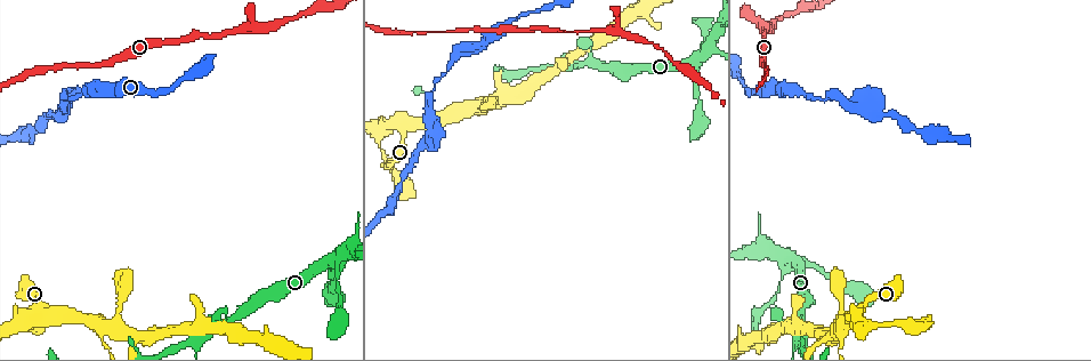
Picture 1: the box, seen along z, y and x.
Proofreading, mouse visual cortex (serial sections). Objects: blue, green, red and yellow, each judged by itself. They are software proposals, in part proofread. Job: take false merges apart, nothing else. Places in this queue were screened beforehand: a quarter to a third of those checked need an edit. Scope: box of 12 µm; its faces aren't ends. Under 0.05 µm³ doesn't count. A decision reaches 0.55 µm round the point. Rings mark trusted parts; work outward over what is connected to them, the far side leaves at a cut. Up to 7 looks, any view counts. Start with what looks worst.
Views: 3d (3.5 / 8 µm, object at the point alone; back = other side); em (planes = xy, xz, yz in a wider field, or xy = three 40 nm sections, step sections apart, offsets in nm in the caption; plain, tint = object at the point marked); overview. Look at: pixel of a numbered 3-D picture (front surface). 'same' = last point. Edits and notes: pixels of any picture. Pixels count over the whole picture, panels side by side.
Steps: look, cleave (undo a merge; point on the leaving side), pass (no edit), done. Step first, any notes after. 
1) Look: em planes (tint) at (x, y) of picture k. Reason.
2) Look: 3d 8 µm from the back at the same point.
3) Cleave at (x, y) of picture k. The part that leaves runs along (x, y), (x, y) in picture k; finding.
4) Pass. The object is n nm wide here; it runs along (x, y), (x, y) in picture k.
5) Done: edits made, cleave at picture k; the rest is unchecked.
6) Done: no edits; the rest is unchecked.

Look: 3d 8 µm at (871, 108) of picture 1. Abrupt turn.

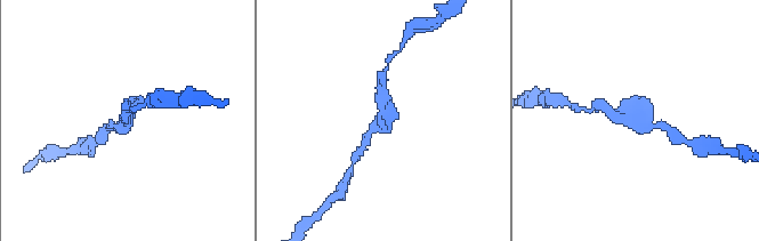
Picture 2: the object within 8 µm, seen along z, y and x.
Look: 3d 3.5 µm at (381, 118) of picture 2. Closer look.

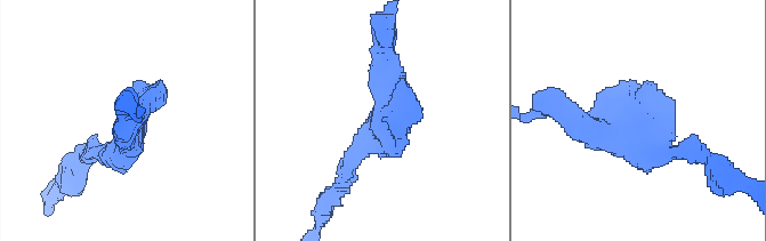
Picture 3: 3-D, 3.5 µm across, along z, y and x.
Look: em xy step 3 (tint) at (384, 119) of picture 3.

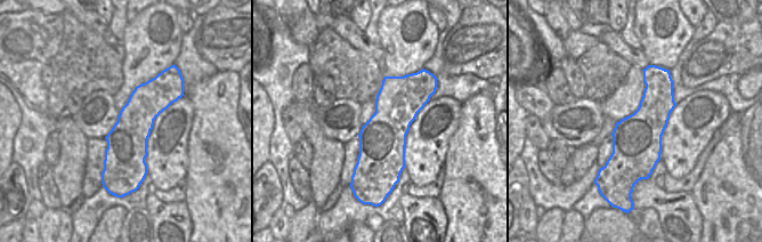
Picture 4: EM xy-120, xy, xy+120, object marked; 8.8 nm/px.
Pass. It runs along (385, 50), (385, 123), (346, 173) in picture 3; one cell here.

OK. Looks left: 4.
Look: 3d 8 µm at (796, 341) of picture 1. Thin arm on a thick one.

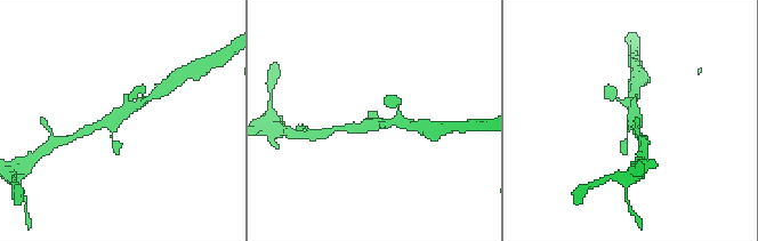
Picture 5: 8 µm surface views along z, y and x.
Look: em xy step 3 (tint) at (374, 122) of picture 5.

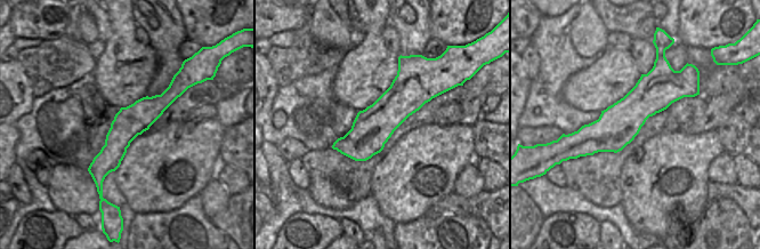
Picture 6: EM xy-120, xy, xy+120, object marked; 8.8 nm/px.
Pass. All the same cell.

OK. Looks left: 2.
Done: no edits; the rest is unchecked.

